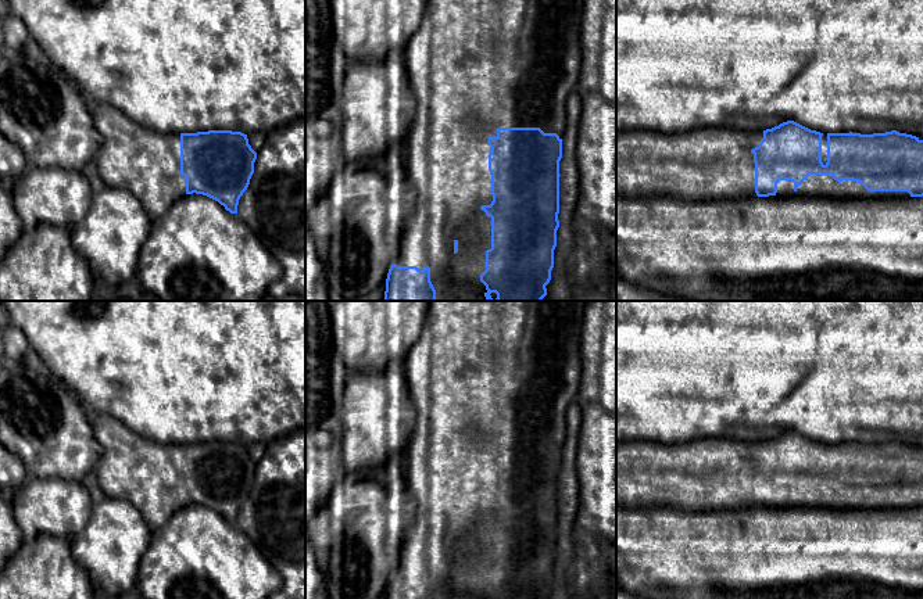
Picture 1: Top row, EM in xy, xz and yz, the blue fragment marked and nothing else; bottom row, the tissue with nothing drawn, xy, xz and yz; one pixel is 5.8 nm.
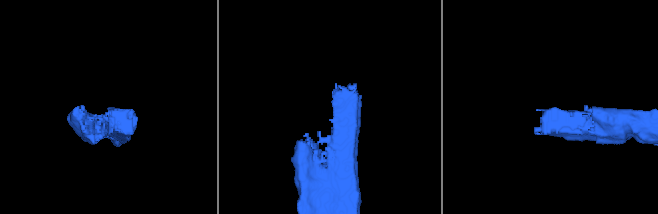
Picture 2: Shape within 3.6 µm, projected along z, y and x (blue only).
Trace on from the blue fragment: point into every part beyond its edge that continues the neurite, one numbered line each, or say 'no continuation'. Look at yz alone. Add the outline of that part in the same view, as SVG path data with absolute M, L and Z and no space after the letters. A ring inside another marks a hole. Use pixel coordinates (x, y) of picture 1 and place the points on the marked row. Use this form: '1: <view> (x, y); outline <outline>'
1: yz (816, 185); outline M809 175L797 189L791 180L780 180L777 193L769 197L827 197L834 200L847 198L908 198L908 191L867 191L861 183L842 180L838 183L831 175Z

